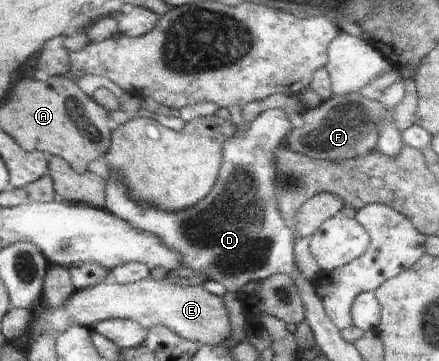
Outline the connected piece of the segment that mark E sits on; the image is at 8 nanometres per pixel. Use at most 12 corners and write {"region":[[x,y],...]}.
{"region":[[146,277],[41,302],[30,334],[112,318],[164,326],[190,342],[226,344],[222,297]]}

